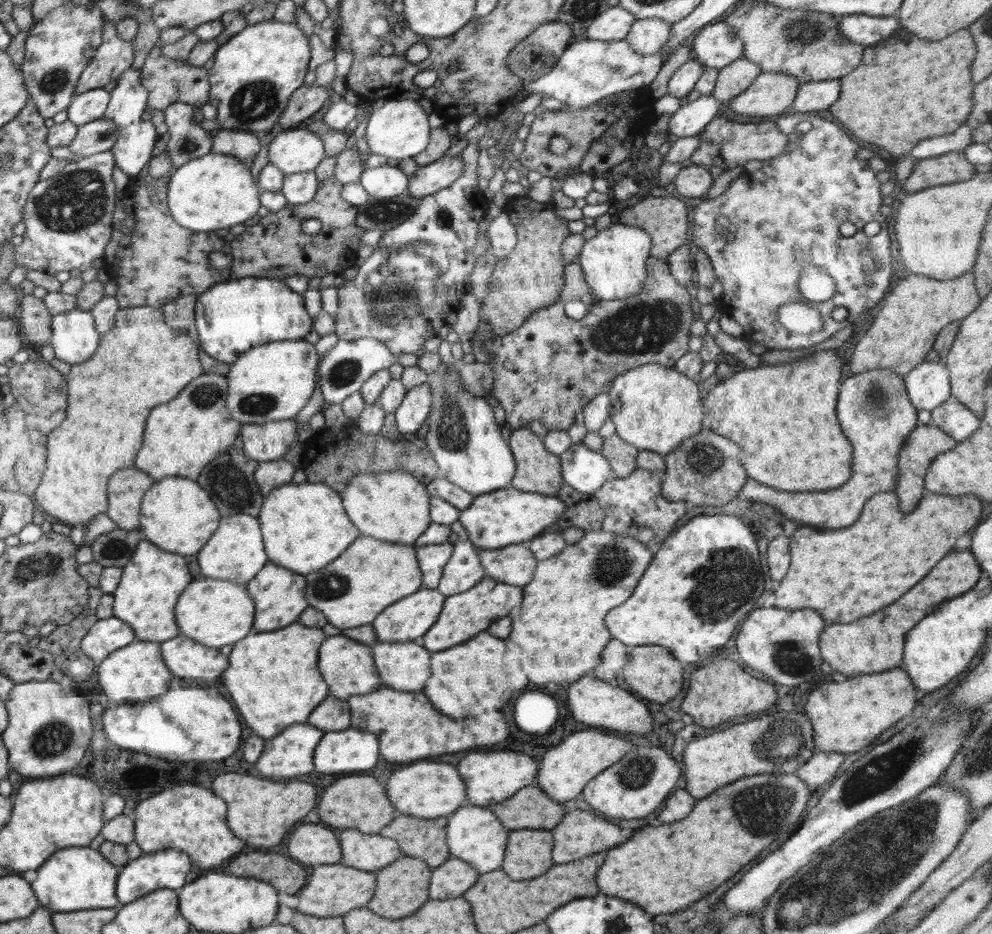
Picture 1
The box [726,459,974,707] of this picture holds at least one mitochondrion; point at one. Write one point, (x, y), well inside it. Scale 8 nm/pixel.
(790, 657)

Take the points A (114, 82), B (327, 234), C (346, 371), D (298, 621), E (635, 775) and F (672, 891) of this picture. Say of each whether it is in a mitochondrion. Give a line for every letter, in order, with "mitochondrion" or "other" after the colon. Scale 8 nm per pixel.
A: other
B: other
C: mitochondrion
D: other
E: mitochondrion
F: other

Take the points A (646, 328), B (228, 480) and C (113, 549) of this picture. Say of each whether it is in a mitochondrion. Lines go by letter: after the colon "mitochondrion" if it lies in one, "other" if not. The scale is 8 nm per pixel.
A: mitochondrion
B: mitochondrion
C: mitochondrion

